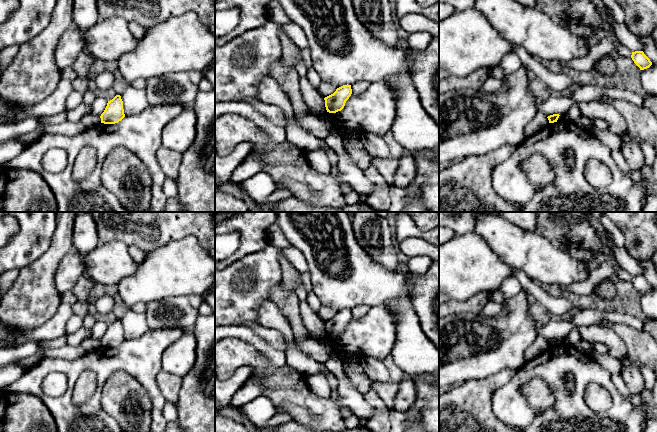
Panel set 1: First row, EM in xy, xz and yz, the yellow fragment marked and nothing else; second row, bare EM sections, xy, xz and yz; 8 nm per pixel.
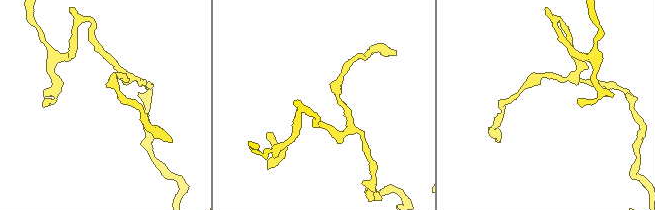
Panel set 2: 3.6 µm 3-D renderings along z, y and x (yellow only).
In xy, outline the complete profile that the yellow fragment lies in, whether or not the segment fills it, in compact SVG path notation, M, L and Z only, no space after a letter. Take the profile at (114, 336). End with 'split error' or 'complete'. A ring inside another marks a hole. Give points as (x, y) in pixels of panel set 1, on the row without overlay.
M116 319L112 324L108 325L104 336L101 338L101 347L115 348L125 341L123 333L123 325L120 319Z; complete

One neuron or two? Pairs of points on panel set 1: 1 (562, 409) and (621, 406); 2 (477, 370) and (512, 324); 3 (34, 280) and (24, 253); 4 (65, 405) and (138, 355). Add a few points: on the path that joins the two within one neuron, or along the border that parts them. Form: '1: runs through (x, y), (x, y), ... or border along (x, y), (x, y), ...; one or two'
1: runs through (578, 391), (588, 378), (601, 378), (611, 388); one
2: runs through (489, 358), (501, 349), (509, 339), (509, 336); one
3: border along (46, 250), (34, 261), (18, 269); two
4: runs through (71, 381), (72, 375), (85, 362), (114, 359); one

